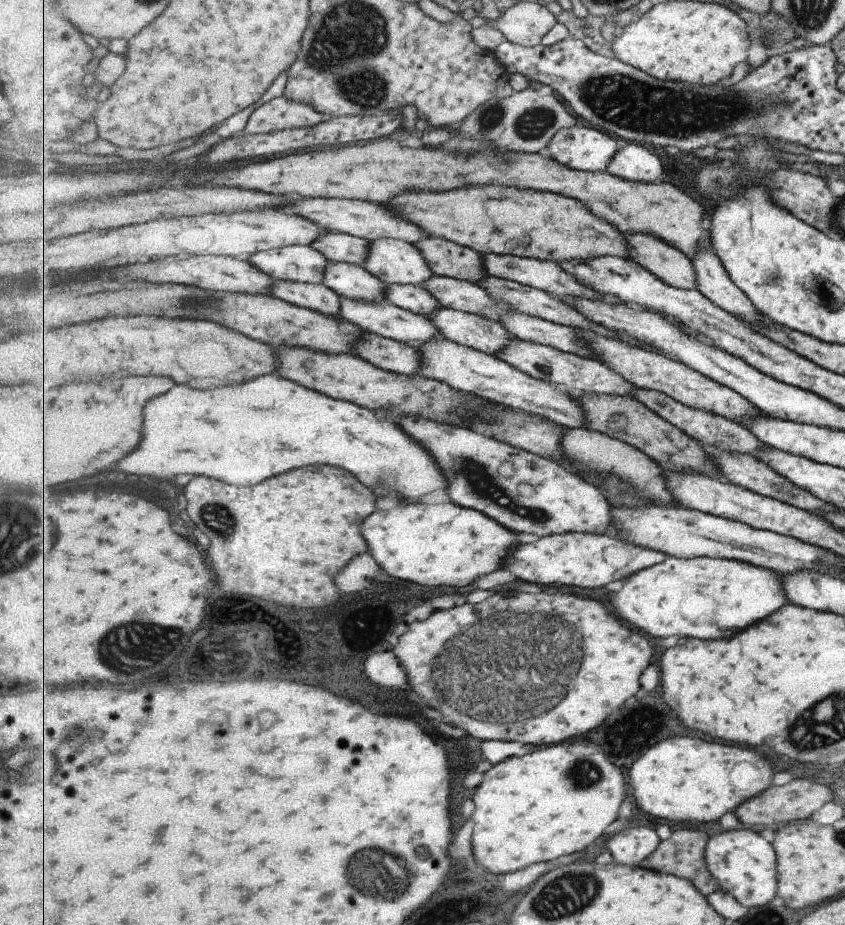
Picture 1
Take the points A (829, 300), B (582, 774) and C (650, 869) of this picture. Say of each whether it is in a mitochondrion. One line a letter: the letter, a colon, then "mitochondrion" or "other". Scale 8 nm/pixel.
A: mitochondrion
B: mitochondrion
C: other

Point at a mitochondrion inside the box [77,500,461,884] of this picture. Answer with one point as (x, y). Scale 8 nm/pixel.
(147, 640)

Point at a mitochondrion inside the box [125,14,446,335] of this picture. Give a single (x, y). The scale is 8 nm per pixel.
(233, 150)

